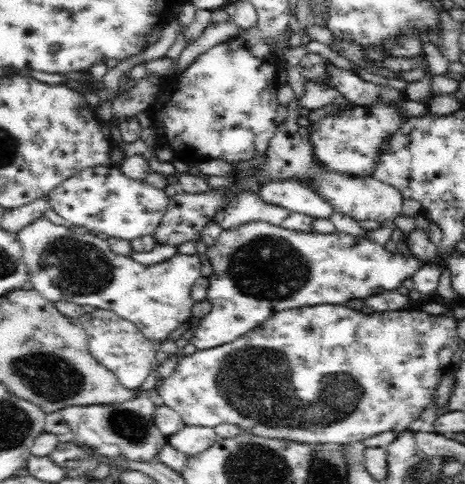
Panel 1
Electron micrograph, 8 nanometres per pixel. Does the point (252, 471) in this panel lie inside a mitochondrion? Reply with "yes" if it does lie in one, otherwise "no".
yes

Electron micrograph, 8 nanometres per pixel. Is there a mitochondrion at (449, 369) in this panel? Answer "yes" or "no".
no

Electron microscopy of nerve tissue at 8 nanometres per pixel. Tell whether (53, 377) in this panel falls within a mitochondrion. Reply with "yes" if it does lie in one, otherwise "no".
yes

